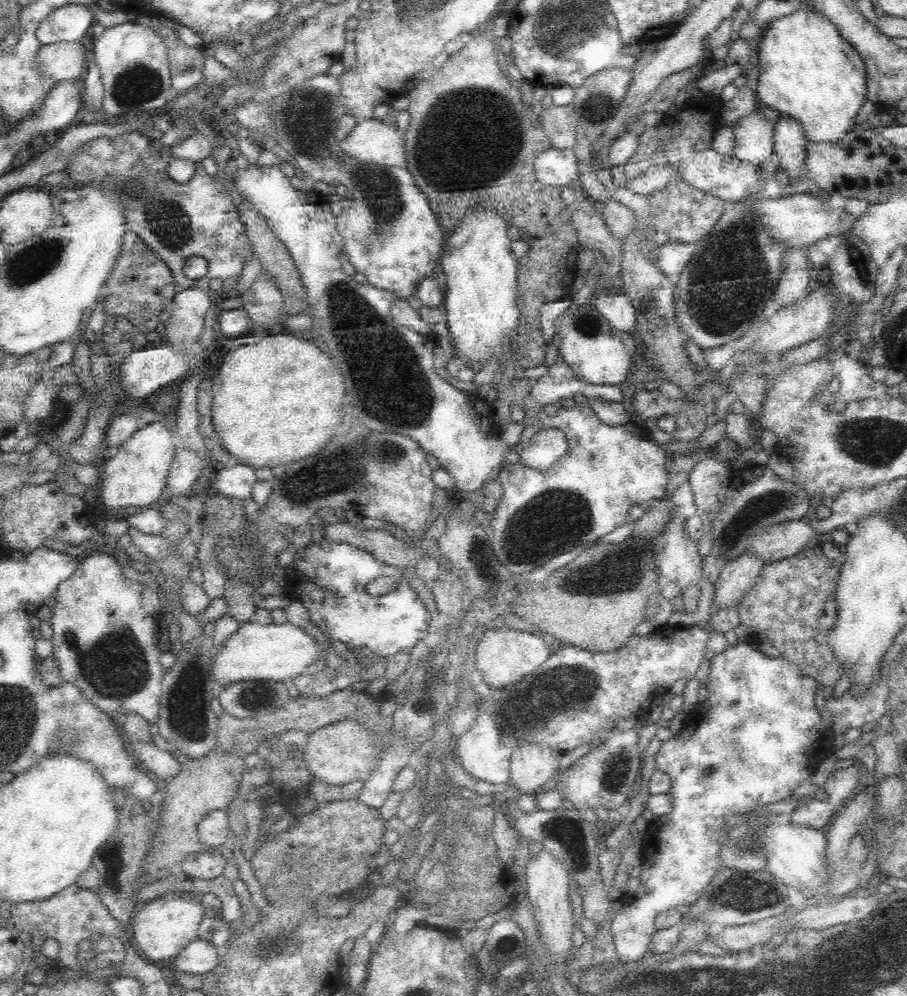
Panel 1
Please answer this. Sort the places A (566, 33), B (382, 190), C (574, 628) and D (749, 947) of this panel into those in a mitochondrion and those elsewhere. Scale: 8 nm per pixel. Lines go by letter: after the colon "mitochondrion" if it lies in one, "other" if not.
A: mitochondrion
B: mitochondrion
C: other
D: other

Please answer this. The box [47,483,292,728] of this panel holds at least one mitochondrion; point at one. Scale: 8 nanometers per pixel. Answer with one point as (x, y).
(116, 668)

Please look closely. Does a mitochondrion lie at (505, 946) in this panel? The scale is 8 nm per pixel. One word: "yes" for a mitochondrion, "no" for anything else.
yes

